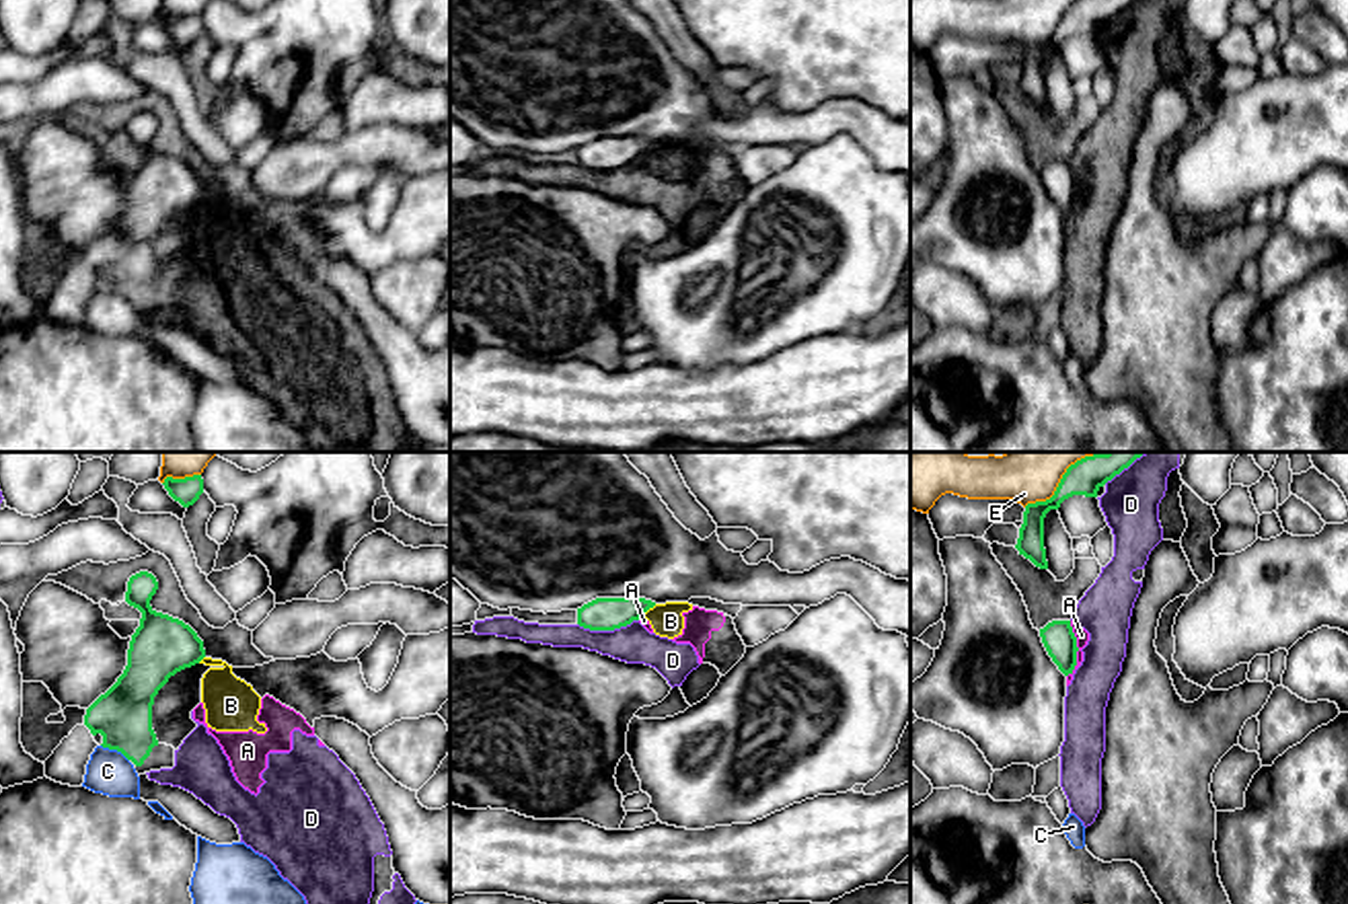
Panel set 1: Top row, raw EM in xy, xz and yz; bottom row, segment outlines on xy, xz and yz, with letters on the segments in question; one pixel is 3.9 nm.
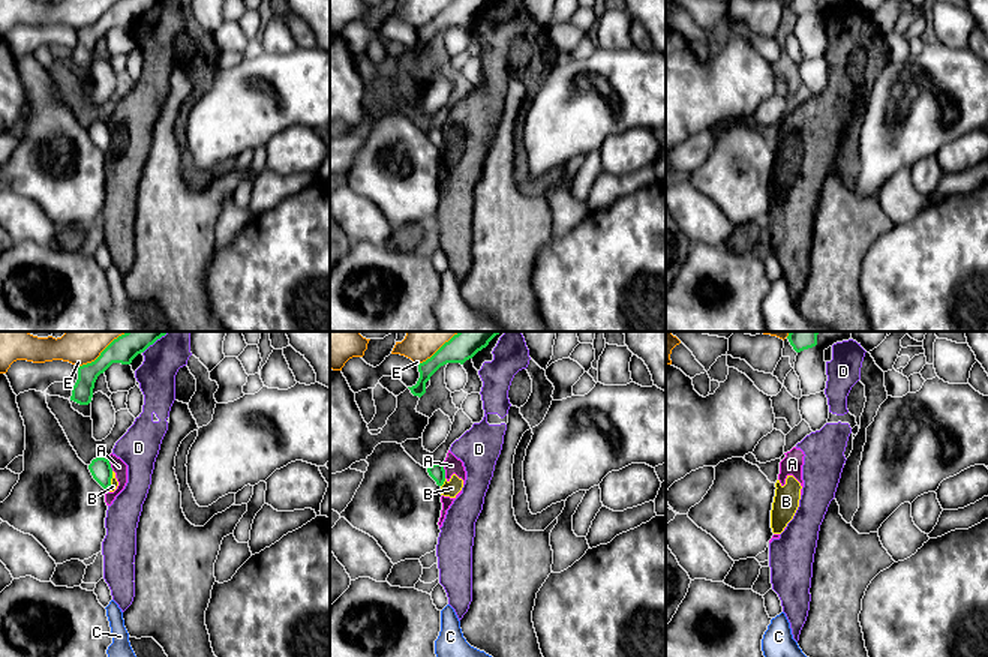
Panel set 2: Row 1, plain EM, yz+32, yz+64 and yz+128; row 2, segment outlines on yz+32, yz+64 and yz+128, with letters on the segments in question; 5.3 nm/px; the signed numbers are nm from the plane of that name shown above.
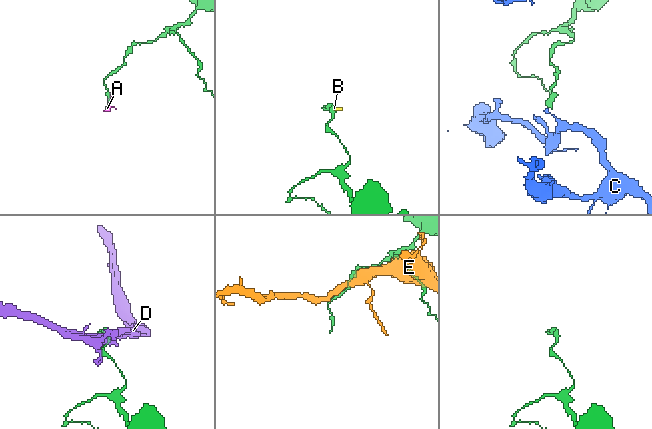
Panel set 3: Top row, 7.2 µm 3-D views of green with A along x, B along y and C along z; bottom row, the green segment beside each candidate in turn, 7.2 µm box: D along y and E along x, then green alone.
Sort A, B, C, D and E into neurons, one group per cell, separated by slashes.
A B D / C / E

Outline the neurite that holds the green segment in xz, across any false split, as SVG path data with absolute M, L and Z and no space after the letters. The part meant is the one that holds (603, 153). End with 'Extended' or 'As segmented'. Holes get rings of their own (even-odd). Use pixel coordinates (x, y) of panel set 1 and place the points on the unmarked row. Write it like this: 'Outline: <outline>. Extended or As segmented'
Outline: M596 138L577 148L577 164L590 171L614 171L639 160L656 142L645 138Z. As segmented

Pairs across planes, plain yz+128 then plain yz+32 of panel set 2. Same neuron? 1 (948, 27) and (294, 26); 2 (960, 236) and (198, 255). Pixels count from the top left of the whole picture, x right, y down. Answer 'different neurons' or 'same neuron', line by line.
1: different neurons
2: different neurons

